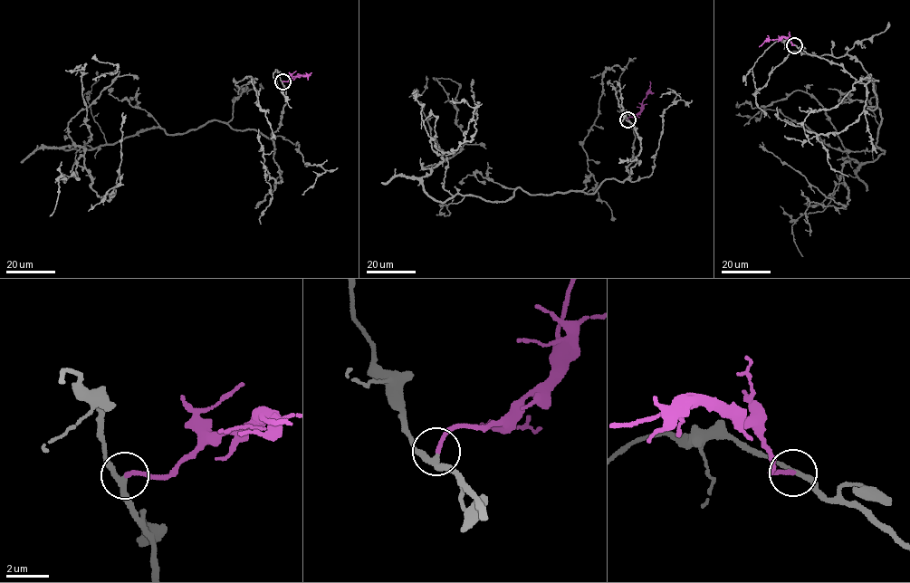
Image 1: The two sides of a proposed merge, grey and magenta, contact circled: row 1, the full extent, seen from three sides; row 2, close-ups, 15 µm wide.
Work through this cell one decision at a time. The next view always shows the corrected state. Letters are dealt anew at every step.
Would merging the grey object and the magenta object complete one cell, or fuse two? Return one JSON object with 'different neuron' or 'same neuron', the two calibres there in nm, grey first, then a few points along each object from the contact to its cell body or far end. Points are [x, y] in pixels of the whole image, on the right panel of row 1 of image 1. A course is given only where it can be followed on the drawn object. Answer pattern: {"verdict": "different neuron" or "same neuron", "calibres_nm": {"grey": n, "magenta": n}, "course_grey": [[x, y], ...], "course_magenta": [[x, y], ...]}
{"verdict": "same neuron", "calibres_nm": {"grey": 240, "magenta": 190}, "course_grey": [[795, 45], [857, 81], [877, 80], [867, 108], [879, 109], [884, 154], [843, 163], [845, 206], [761, 142]], "course_magenta": [[794, 45], [790, 40], [780, 37], [766, 40], [759, 47]]}

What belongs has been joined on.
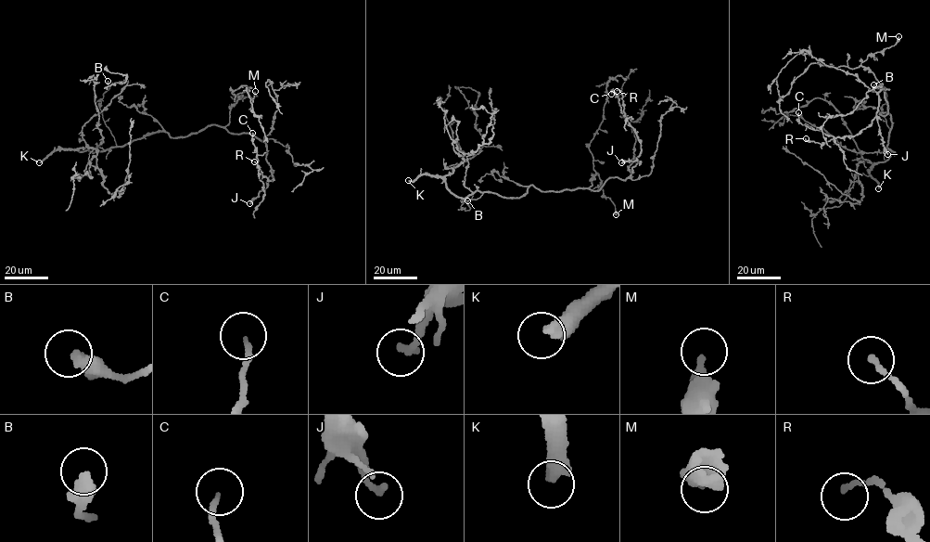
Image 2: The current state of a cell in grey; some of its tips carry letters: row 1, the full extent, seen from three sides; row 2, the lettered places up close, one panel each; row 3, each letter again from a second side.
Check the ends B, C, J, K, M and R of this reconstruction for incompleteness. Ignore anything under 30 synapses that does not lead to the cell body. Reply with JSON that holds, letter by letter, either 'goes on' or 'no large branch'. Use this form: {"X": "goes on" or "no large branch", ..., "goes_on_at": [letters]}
{"B": "no large branch", "C": "no large branch", "J": "no large branch", "K": "goes on", "M": "no large branch", "R": "no large branch", "goes_on_at": ["K"]}

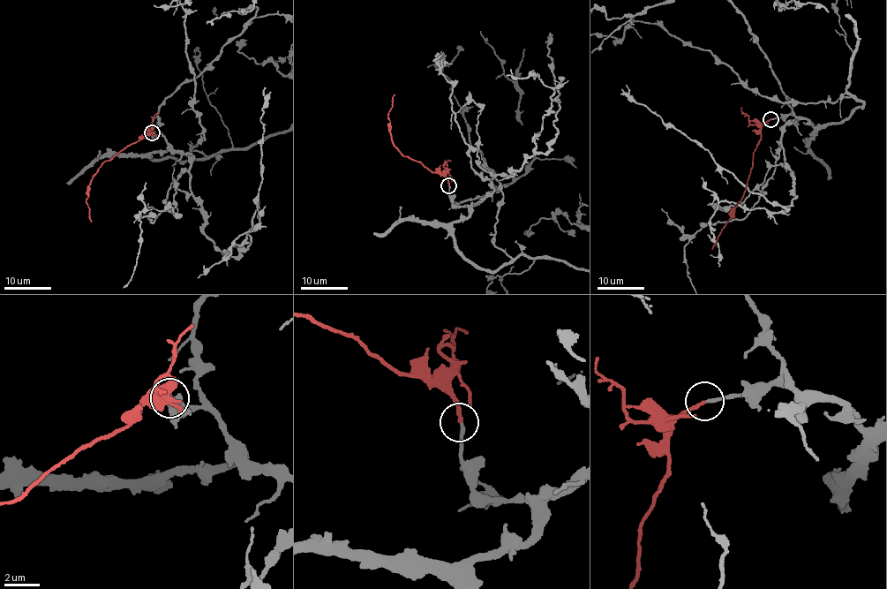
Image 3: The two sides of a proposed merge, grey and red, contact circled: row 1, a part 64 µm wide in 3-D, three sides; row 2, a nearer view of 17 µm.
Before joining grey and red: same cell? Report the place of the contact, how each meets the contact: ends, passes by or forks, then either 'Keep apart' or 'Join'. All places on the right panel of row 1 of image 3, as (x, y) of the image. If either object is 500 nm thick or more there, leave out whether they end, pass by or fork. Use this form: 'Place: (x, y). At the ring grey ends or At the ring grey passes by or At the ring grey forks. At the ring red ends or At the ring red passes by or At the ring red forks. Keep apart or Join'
Place: (770, 119). At the ring grey ends. At the ring red ends. Join

